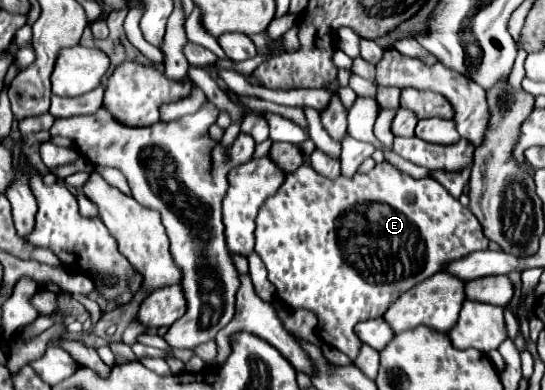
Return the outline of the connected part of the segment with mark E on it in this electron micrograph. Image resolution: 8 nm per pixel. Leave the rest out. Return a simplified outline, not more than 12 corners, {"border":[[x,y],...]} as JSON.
{"border":[[304,163],[258,211],[278,301],[356,323],[488,249],[436,179]]}

